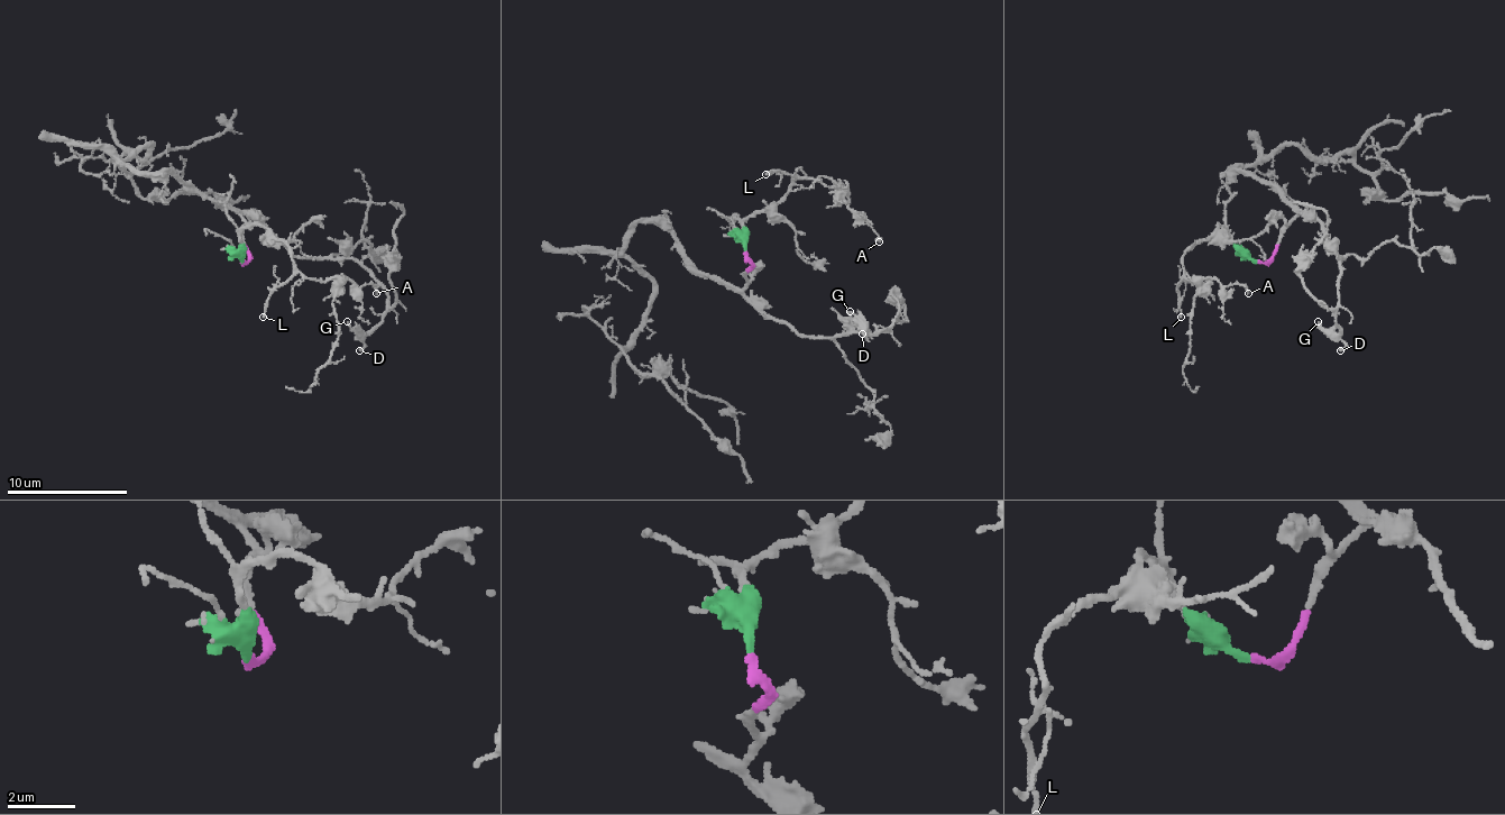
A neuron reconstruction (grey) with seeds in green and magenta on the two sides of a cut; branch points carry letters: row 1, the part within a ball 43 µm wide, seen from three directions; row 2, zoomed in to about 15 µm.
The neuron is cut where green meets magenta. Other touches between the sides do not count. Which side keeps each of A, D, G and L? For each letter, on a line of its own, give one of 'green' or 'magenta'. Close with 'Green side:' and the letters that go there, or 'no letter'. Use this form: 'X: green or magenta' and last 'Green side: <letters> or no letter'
A: green
D: magenta
G: magenta
L: green
Green side: A, L

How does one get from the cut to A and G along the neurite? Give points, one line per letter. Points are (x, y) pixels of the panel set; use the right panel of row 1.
A: (1258, 261), (1219, 225), (1183, 257), (1186, 278), (1217, 278), (1240, 284), (1249, 293)
G: (1258, 261), (1274, 255), (1283, 230), (1297, 216), (1312, 216), (1342, 257), (1340, 330), (1328, 332), (1319, 321)

